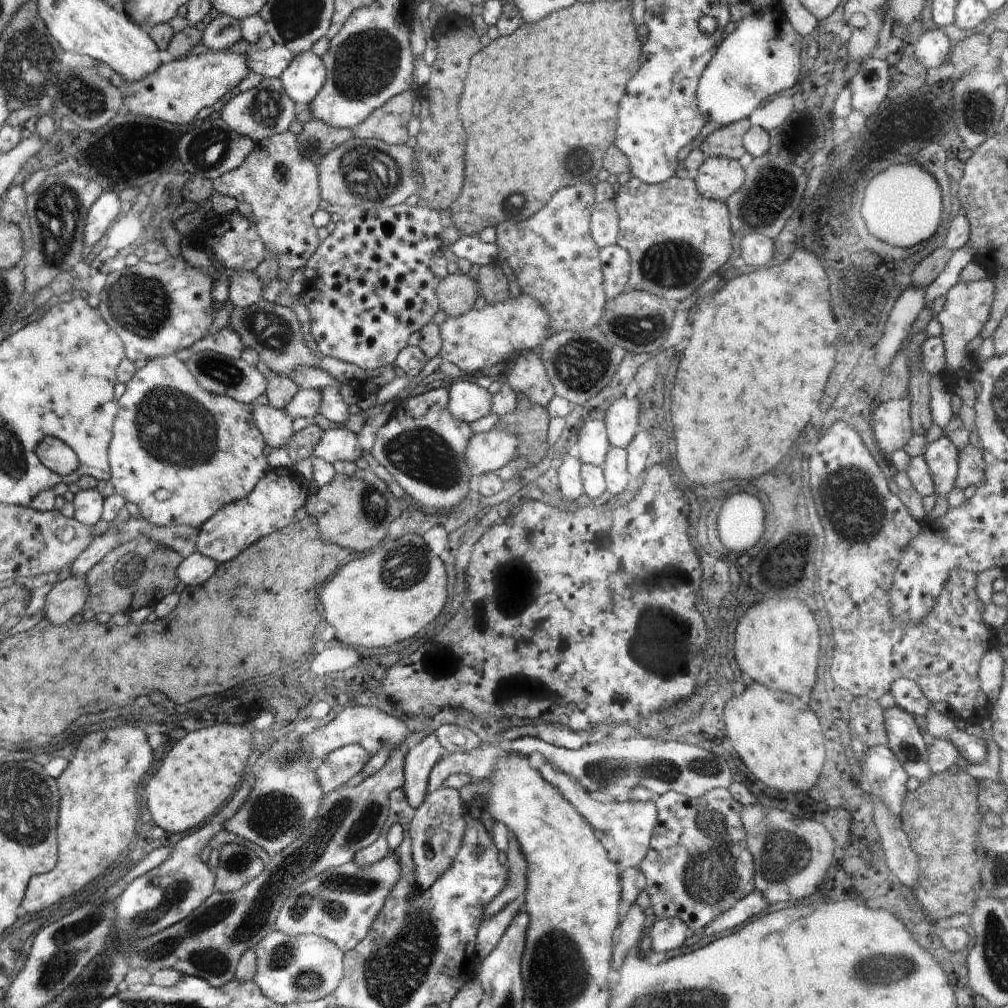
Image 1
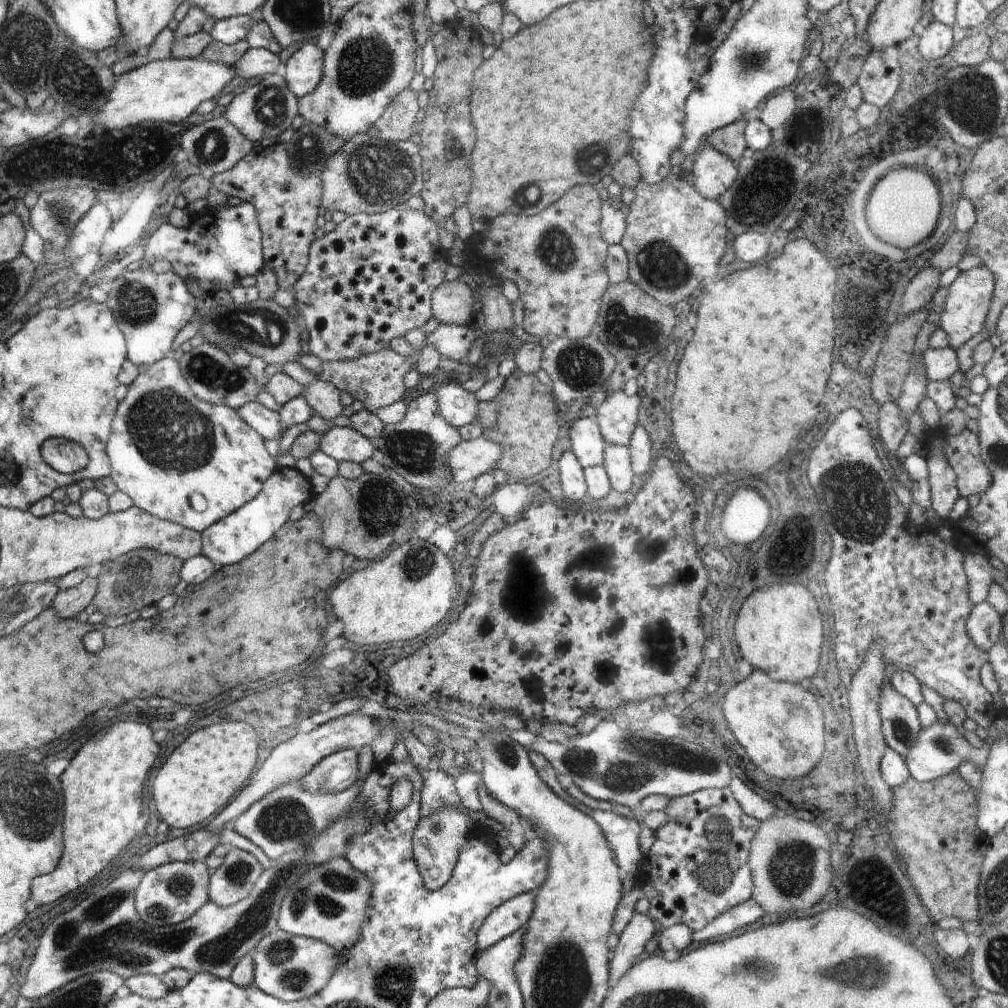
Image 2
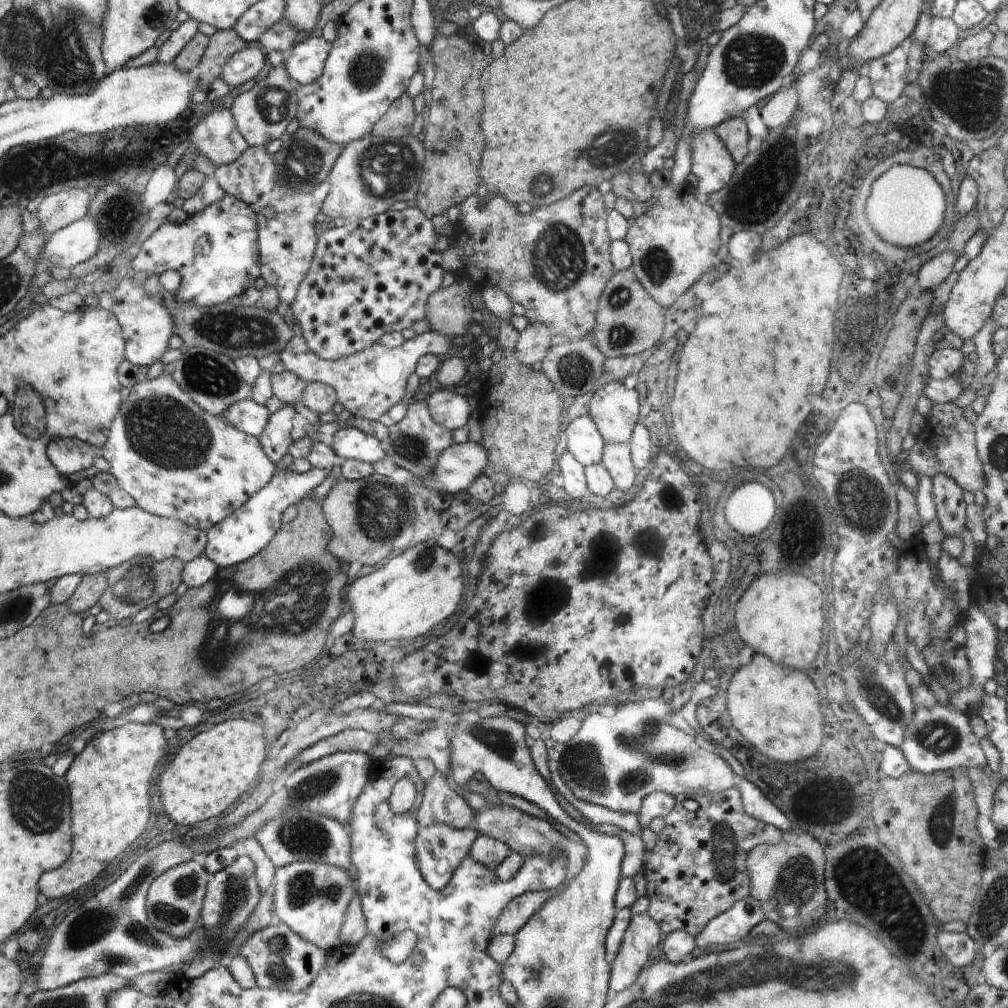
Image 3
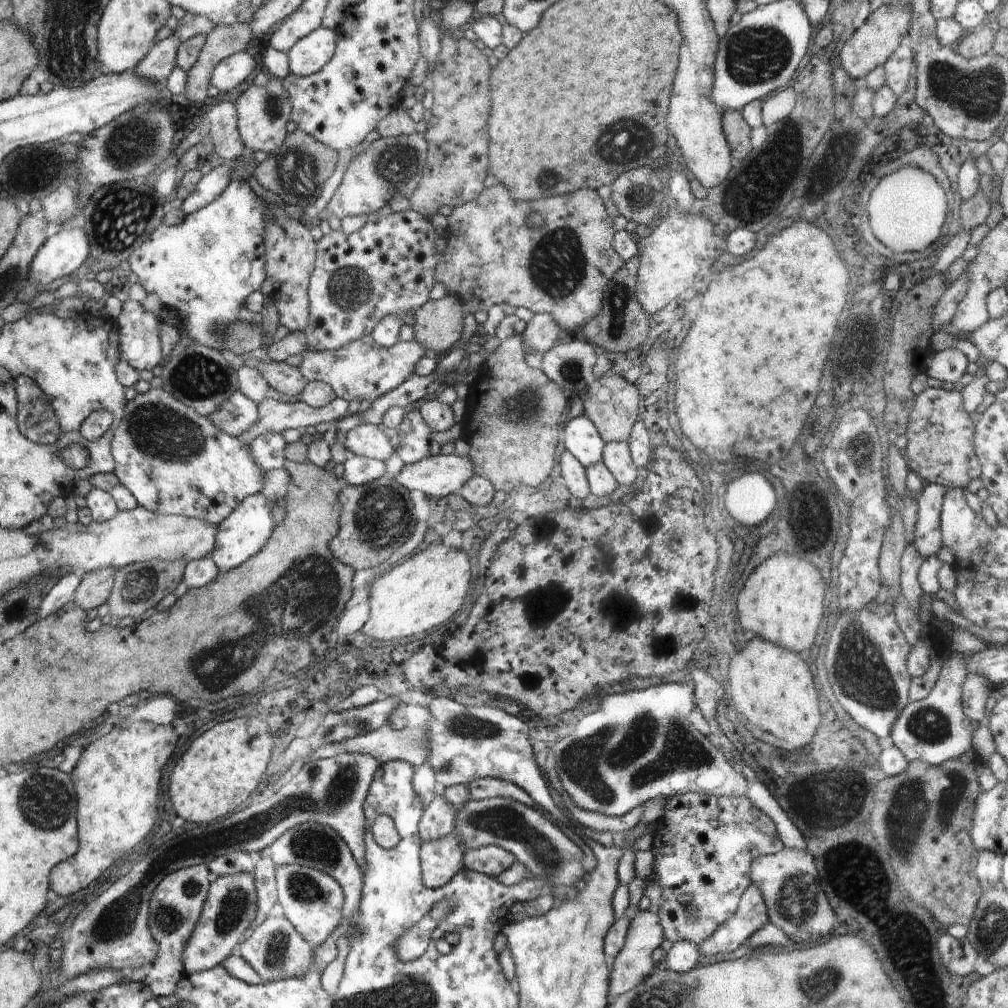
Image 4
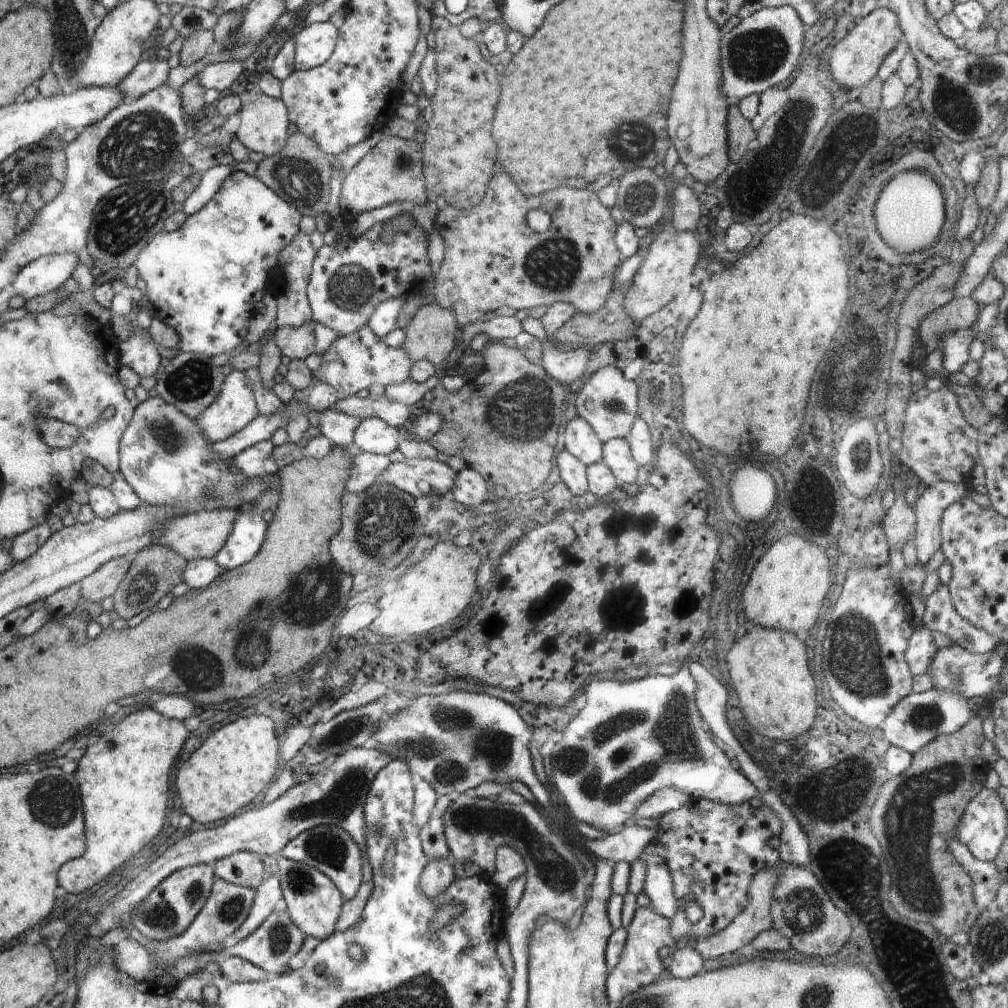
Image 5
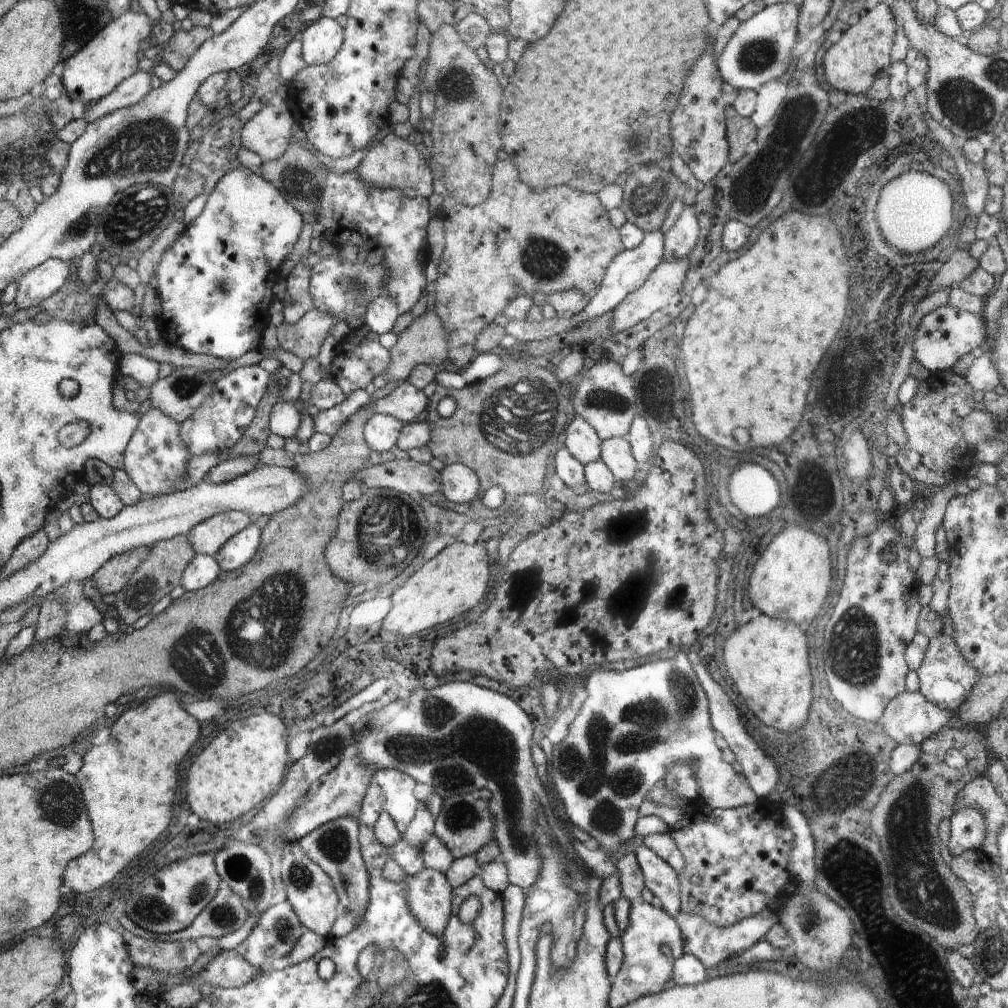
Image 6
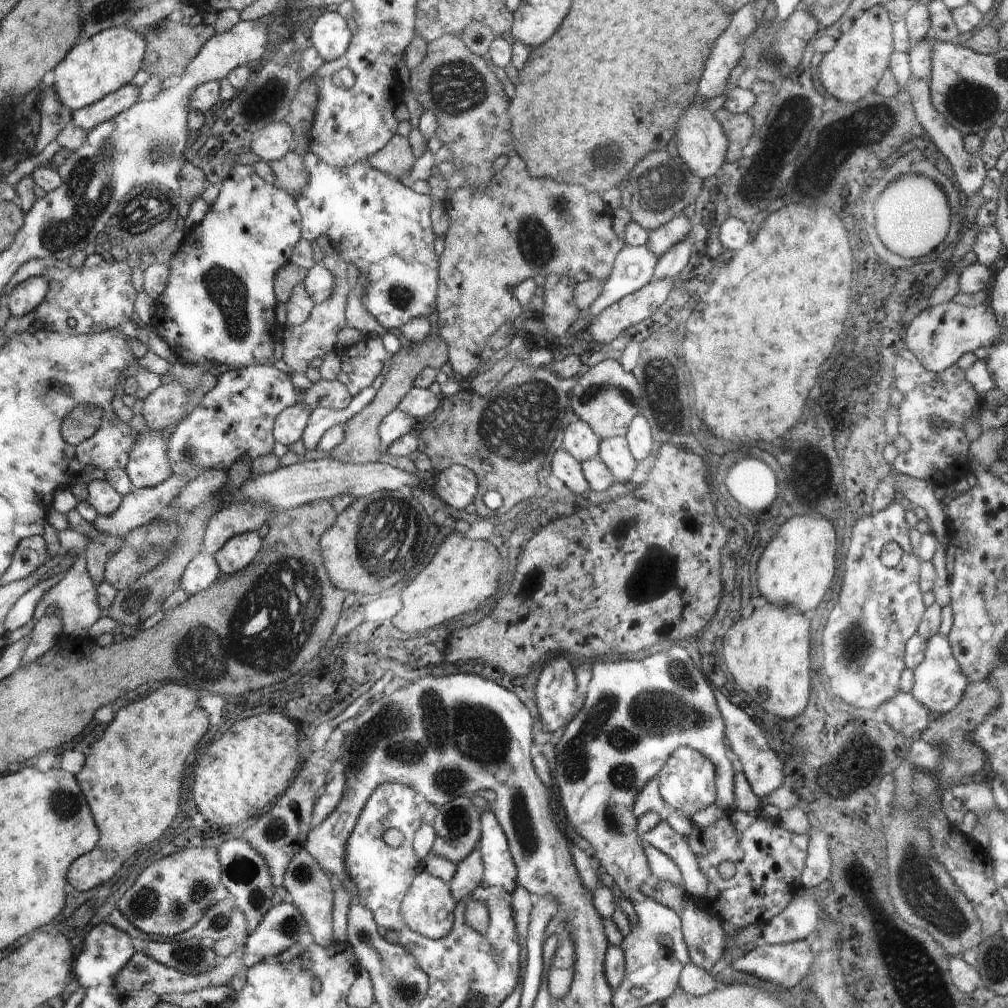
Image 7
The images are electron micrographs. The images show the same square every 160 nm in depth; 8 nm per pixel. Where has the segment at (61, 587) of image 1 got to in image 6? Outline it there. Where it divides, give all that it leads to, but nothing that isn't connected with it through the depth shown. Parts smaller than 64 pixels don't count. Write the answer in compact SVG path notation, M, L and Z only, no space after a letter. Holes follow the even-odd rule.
M140 547L127 553L114 555L92 576L102 595L117 593L131 580L142 561L146 561L150 548Z

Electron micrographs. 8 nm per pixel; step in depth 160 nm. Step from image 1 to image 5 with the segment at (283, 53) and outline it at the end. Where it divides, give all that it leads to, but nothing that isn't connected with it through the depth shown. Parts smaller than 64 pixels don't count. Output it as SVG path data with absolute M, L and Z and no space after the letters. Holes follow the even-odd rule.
M216 59L205 63L198 76L202 86L208 90L214 88L218 92L227 93L231 84L245 72L242 69L242 61Z

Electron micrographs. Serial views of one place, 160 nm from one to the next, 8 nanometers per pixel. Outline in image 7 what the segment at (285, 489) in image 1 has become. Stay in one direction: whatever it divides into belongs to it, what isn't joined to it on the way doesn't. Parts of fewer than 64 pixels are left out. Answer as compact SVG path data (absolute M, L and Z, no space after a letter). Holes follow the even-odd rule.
M258 532L242 533L228 540L214 553L220 574L231 575L246 569L264 542L260 542Z

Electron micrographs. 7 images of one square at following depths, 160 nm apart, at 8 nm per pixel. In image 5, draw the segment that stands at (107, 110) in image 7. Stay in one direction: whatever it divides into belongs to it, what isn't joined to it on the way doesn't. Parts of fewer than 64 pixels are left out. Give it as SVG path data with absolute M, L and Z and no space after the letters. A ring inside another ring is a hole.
M150 56L140 64L136 64L134 70L122 79L118 88L124 97L140 98L147 92L164 85L169 70L168 61L156 60L155 57Z

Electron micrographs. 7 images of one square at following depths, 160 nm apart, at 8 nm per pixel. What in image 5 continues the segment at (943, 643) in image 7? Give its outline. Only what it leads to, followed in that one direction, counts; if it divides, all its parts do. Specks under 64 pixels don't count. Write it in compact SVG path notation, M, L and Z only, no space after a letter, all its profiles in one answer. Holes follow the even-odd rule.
M952 643L950 646L945 646L936 651L926 673L930 675L933 686L938 691L944 691L945 693L954 692L970 702L983 701L992 697L994 686L996 686L1000 678L1002 667L1006 661L995 650L983 655L977 655Z

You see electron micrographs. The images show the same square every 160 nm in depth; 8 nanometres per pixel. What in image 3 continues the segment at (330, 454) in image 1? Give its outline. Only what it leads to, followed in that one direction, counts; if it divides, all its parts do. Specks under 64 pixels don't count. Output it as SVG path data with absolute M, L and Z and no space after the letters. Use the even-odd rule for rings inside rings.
M342 427L327 439L327 443L336 456L370 465L386 456L374 436L368 436L356 428Z

